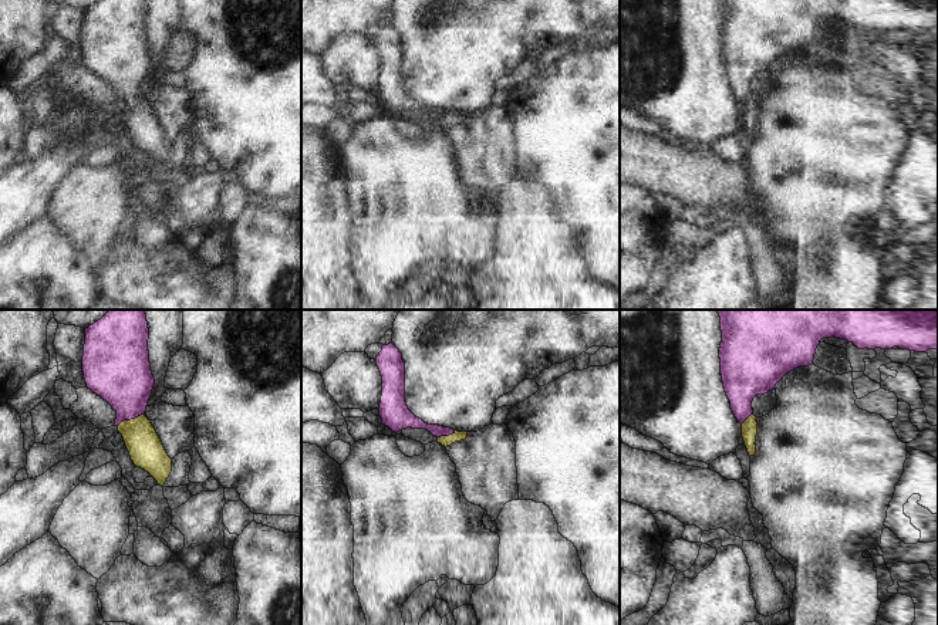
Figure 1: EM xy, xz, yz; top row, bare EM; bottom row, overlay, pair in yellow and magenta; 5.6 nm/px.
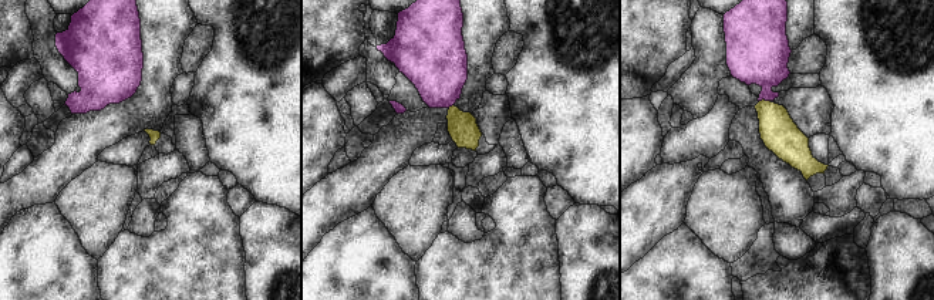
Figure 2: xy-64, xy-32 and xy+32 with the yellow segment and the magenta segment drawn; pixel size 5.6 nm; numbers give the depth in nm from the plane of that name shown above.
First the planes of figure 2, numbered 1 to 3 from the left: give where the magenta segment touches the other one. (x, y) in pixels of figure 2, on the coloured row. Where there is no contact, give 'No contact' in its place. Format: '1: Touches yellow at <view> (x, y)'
1: No contact
2: Touches yellow at xy-32 (449, 107)
3: Touches yellow at xy+32 (764, 100)

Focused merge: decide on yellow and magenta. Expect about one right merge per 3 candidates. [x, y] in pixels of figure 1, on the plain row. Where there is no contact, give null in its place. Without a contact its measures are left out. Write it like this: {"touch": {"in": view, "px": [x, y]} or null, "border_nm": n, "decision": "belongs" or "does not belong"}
{"touch": {"in": "xy", "px": [131, 101]}, "border_nm": 170, "decision": "belongs"}

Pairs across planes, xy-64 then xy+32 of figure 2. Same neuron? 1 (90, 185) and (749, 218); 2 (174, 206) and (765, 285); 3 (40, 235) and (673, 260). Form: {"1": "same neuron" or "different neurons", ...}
{"1": "same neuron", "2": "same neuron", "3": "same neuron"}

